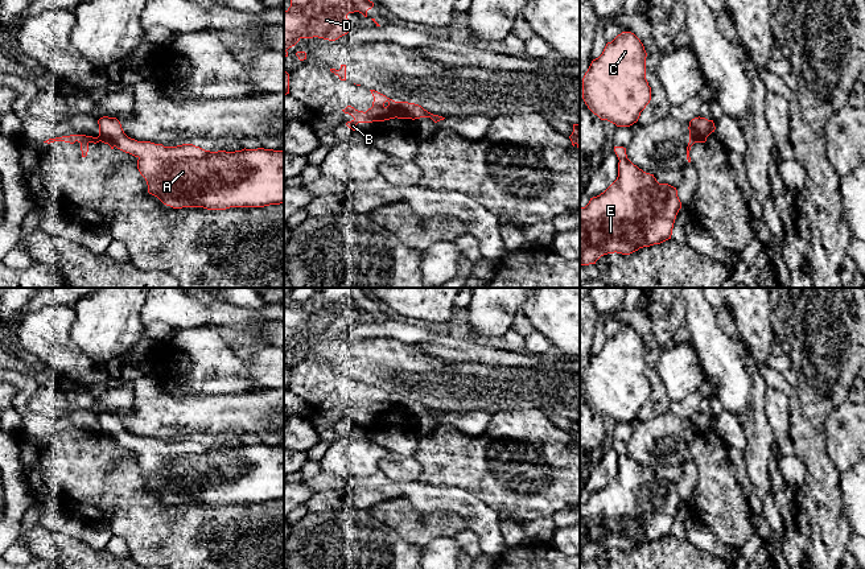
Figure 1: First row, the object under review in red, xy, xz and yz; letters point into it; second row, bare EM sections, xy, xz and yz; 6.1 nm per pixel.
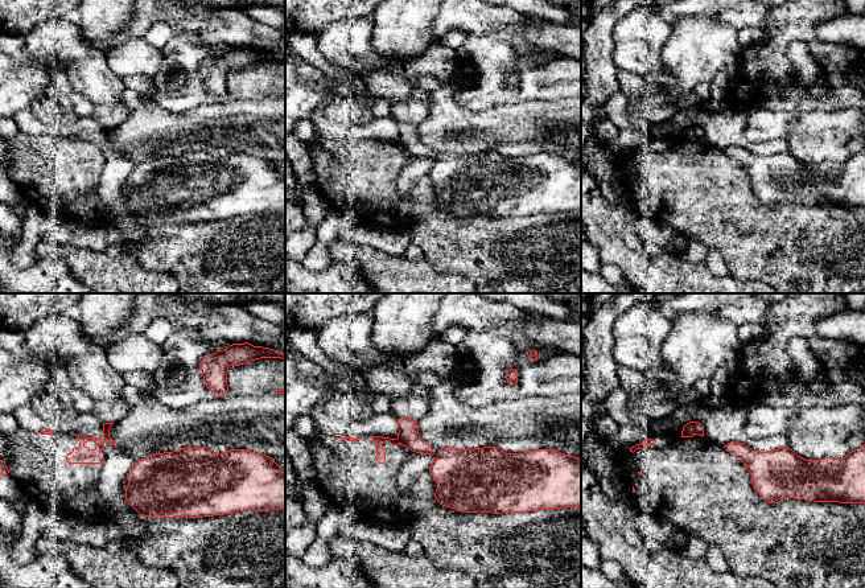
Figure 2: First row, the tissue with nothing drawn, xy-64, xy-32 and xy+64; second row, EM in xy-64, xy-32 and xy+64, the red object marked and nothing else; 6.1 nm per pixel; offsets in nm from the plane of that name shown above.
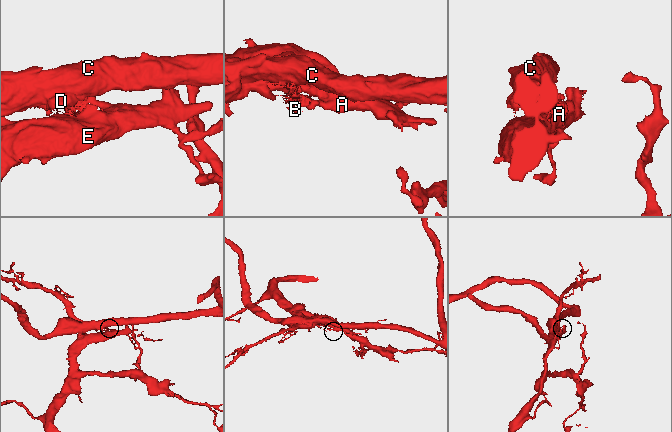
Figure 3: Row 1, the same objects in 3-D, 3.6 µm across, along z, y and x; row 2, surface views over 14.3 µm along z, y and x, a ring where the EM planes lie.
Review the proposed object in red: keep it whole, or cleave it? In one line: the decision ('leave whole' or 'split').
split

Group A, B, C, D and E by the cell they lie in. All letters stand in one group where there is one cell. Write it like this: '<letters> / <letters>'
A E / B C D

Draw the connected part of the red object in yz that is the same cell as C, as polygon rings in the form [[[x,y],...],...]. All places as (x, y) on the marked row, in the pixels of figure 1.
[[[622,32],[607,42],[582,78],[582,99],[601,120],[630,127],[651,100],[646,79],[646,57],[640,40]]]

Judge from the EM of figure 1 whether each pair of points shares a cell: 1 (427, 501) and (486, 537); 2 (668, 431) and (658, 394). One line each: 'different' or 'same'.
1: same
2: different

